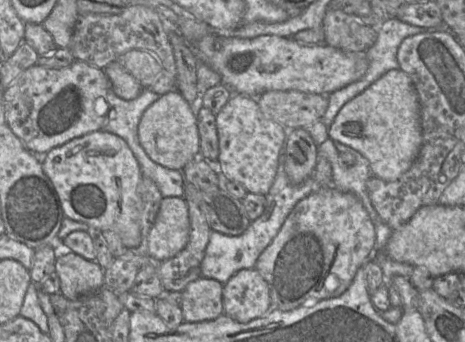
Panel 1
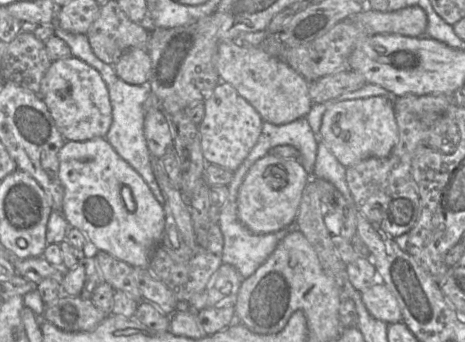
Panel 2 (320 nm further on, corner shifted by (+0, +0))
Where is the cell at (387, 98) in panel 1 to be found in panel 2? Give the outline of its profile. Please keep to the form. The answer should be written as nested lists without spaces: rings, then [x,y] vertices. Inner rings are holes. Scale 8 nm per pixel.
[[[372,96],[334,104],[323,115],[320,140],[346,168],[370,157],[388,156],[398,142],[394,100],[397,97]]]

